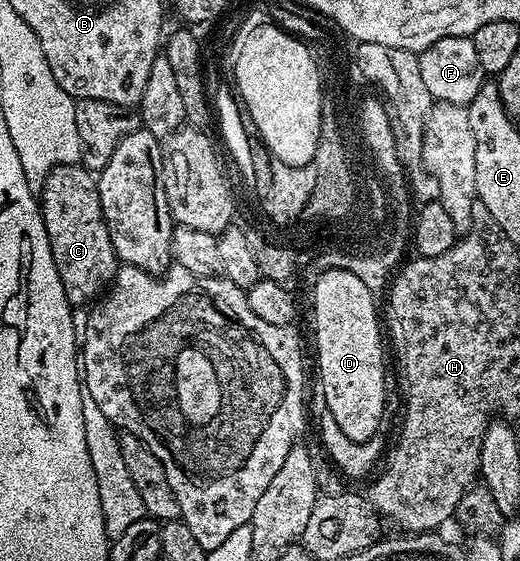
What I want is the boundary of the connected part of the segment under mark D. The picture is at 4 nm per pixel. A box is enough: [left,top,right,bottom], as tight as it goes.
[312,268,388,441]

